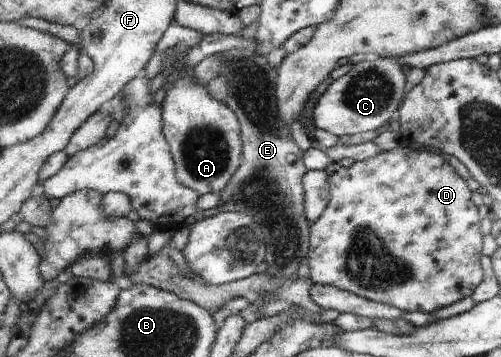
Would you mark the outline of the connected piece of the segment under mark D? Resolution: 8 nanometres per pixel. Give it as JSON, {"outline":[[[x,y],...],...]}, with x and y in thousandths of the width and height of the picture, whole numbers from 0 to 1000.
{"outline":[[[790,412],[762,426],[733,451],[709,451],[689,471],[673,454],[661,454],[649,471],[659,507],[657,580],[643,611],[623,627],[621,703],[617,706],[619,782],[627,796],[669,801],[685,815],[723,835],[772,852],[808,874],[840,874],[866,880],[872,868],[894,863],[924,835],[944,832],[948,812],[964,793],[968,759],[962,751],[964,655],[960,650],[960,605],[944,566],[944,538],[932,510],[912,487],[912,476],[872,429],[842,426],[818,412]]]}

